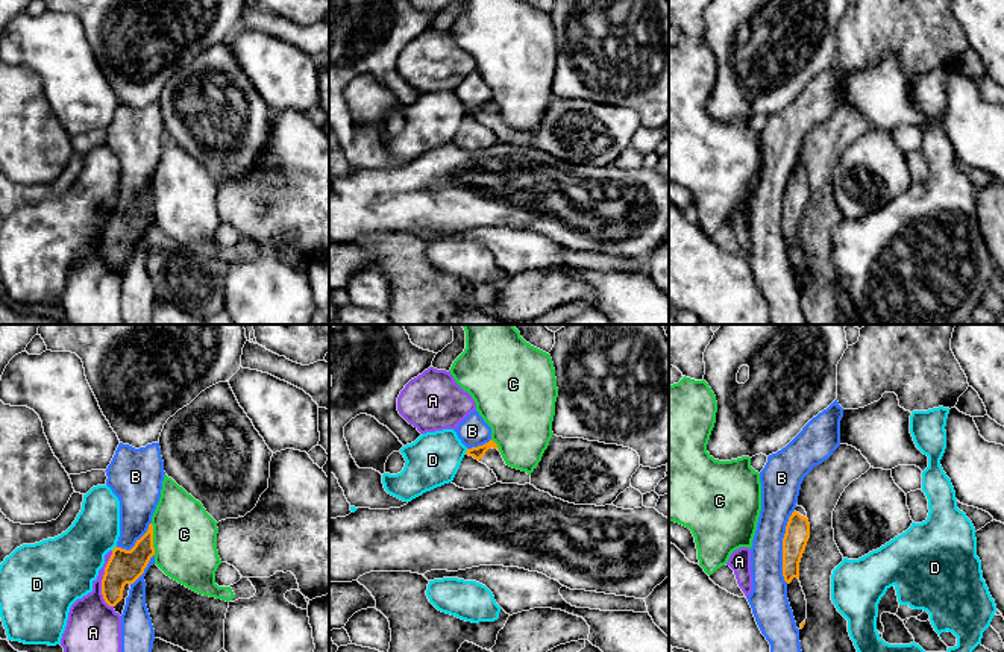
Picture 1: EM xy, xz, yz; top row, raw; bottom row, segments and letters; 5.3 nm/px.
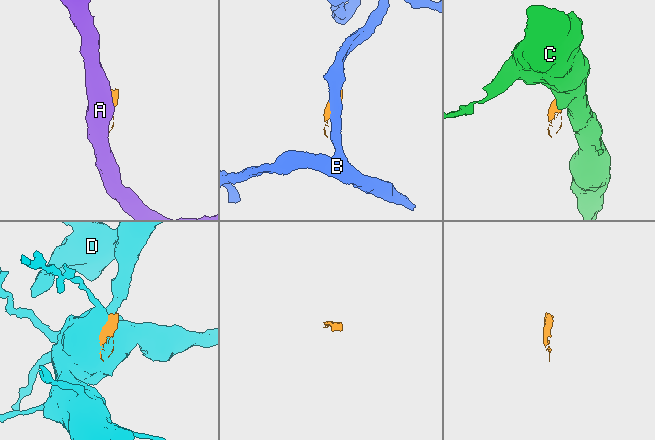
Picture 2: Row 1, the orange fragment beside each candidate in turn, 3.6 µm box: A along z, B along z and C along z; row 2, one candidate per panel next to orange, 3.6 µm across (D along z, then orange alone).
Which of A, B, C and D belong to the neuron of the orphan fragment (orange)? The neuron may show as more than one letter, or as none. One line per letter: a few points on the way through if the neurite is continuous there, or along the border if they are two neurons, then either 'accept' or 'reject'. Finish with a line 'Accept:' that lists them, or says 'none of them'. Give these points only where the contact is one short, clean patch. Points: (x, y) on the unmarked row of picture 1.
A: reject
B: reject
C: border xy (150, 184), (155, 214); reject
D: reject
Accept: none of them

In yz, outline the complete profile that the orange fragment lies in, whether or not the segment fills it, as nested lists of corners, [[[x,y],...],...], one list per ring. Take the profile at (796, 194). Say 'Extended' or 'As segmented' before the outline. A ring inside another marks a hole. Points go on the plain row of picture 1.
Extended. [[[802,167],[789,177],[783,199],[783,237],[787,243],[787,259],[796,288],[802,290],[807,279],[807,261],[799,243],[799,223],[810,199],[810,183]]]

